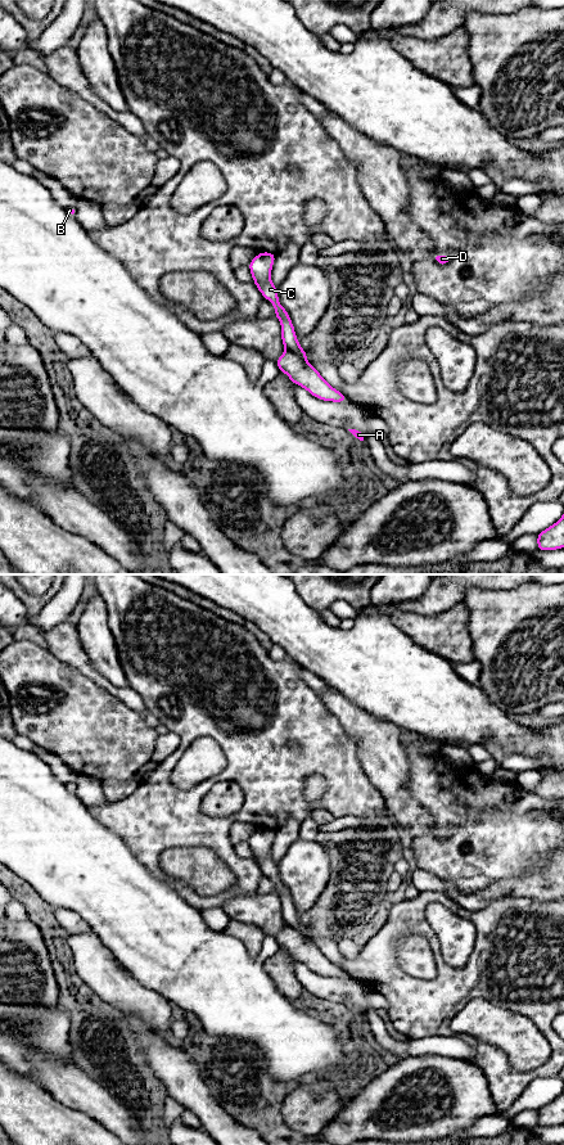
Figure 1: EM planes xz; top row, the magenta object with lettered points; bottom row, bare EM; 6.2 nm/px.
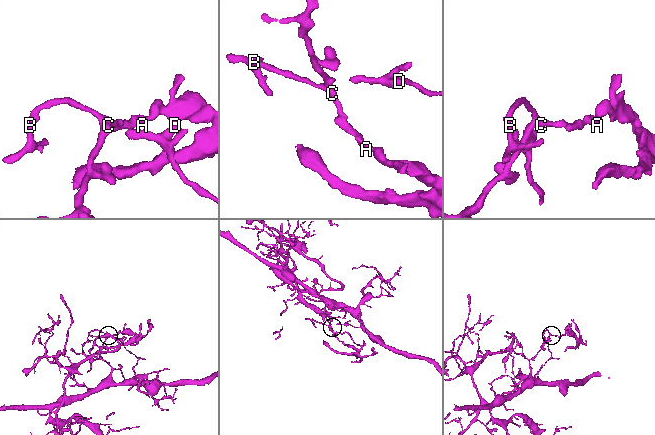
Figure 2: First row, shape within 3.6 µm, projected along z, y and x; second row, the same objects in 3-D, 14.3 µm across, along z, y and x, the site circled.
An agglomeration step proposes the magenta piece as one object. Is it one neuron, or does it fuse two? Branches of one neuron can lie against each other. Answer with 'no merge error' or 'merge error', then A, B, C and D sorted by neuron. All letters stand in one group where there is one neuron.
merge error; groups A / B C D

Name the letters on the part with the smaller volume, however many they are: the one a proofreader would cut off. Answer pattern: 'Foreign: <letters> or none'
Foreign: A

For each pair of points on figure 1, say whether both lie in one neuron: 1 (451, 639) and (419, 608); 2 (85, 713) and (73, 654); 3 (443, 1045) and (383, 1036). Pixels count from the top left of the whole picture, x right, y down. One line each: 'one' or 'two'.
1: two
2: two
3: one

